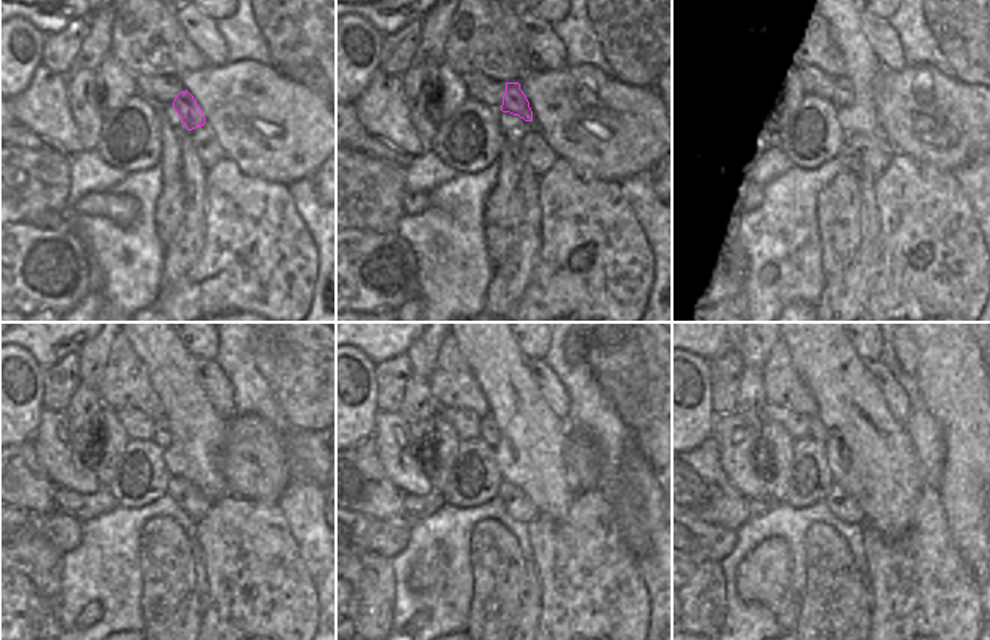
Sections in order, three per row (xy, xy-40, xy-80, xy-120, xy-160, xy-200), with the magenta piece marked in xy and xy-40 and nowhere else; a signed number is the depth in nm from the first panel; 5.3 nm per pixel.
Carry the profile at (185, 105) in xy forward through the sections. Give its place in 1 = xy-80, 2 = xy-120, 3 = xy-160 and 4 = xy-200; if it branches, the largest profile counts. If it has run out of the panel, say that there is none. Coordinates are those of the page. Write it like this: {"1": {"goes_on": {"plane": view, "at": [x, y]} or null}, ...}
{"1": {"goes_on": {"plane": "xy-80", "at": [843, 95]}}, "2": {"goes_on": {"plane": "xy-120", "at": [161, 436]}}, "3": {"goes_on": {"plane": "xy-160", "at": [488, 429]}}, "4": {"goes_on": {"plane": "xy-200", "at": [818, 432]}}}

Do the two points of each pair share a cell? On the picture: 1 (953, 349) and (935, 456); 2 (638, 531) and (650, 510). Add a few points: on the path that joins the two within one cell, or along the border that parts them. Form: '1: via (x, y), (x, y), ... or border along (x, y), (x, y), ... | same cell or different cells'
1: border along (921, 396), (939, 426), (945, 447), (944, 460) | different cells
2: border along (620, 495), (639, 504), (651, 543), (645, 553) | different cells

